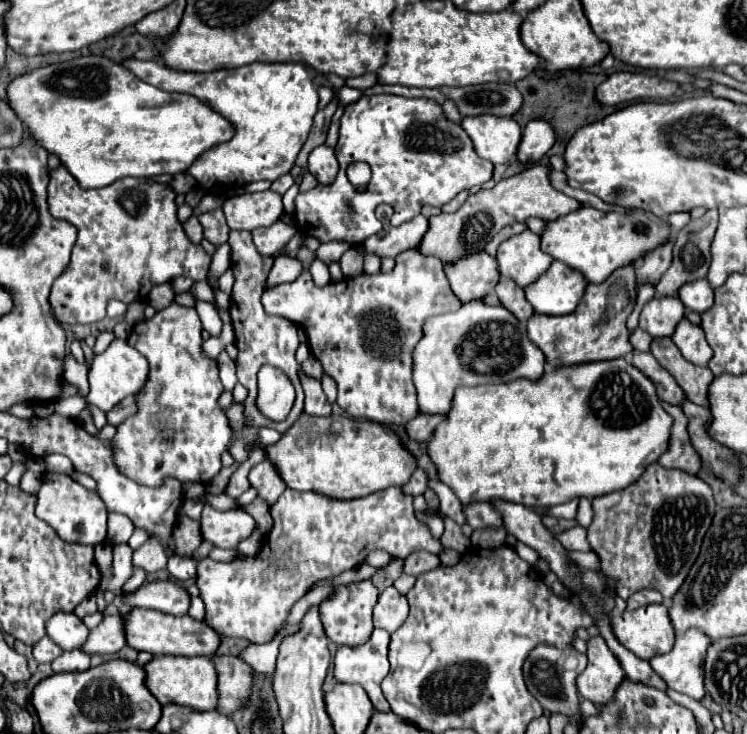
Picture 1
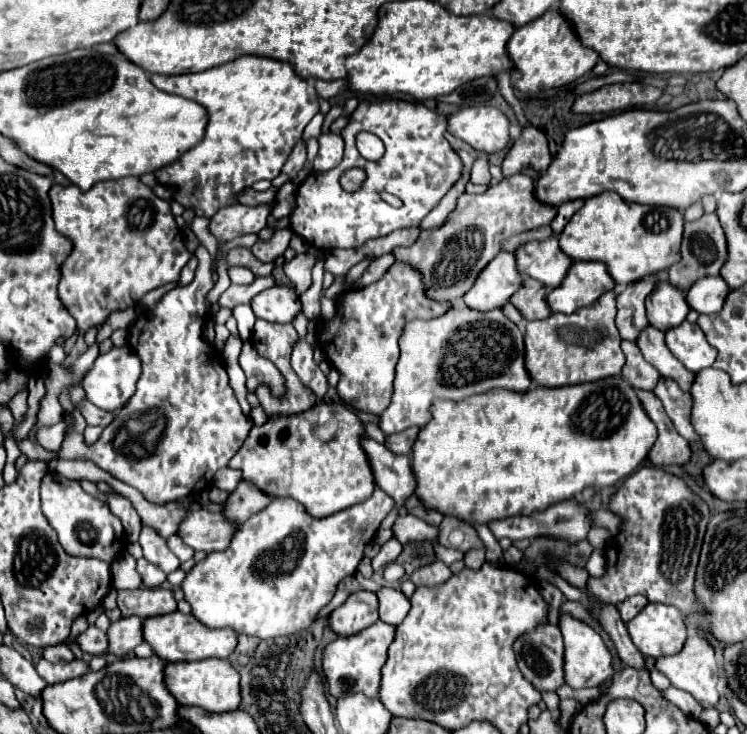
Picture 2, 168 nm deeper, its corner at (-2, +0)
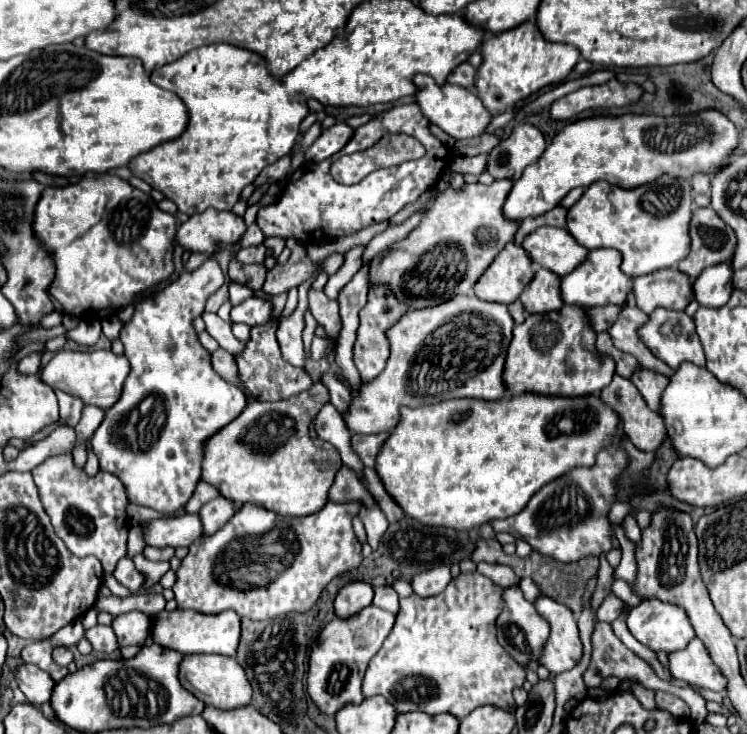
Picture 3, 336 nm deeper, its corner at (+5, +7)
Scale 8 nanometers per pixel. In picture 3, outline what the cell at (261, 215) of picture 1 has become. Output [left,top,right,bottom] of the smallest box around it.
[174,209,244,255]

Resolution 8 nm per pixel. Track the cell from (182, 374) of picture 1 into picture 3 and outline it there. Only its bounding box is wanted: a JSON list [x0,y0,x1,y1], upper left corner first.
[94,259,246,515]

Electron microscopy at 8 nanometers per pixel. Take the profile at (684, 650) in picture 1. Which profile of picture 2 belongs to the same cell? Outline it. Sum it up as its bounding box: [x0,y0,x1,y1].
[655,634,719,708]

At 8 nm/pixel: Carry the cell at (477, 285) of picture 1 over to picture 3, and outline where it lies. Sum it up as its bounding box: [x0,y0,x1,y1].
[474,243,534,305]

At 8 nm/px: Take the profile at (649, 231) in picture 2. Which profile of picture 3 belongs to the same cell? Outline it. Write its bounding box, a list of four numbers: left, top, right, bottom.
[568,175,694,277]

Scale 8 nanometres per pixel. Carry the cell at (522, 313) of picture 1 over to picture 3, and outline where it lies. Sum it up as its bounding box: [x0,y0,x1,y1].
[520,269,564,313]

